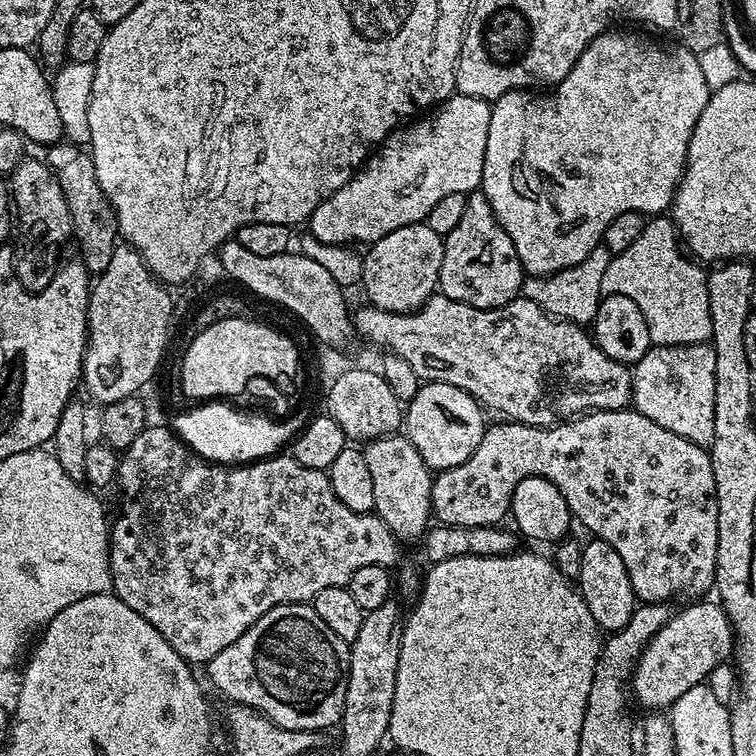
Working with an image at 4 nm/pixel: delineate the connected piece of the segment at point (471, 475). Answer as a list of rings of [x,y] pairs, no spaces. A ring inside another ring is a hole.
[[[631,407],[619,408],[618,410],[602,410],[601,412],[585,412],[579,416],[573,416],[550,428],[535,428],[529,424],[518,424],[515,422],[500,422],[504,424],[489,423],[484,430],[482,442],[478,442],[478,450],[466,458],[458,466],[448,468],[445,472],[436,472],[432,482],[432,514],[441,525],[464,526],[466,528],[477,528],[478,526],[496,526],[500,520],[509,515],[512,507],[512,495],[514,486],[522,482],[522,478],[541,476],[554,486],[566,498],[566,506],[572,511],[575,523],[581,524],[586,531],[595,539],[606,542],[618,550],[622,557],[622,563],[626,566],[626,574],[630,574],[630,582],[636,591],[637,601],[646,604],[663,604],[672,602],[675,596],[684,596],[687,592],[693,592],[693,597],[700,598],[703,592],[712,592],[716,583],[716,559],[718,558],[718,502],[716,501],[716,487],[714,486],[714,470],[712,469],[712,457],[707,447],[690,442],[682,438],[682,434],[674,434],[674,430],[665,430],[658,426],[658,422],[650,422],[641,412]]]

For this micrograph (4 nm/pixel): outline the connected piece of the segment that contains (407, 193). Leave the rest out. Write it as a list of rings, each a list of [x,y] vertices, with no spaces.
[[[453,94],[431,114],[421,115],[390,133],[383,144],[364,161],[359,172],[330,198],[326,198],[306,221],[307,231],[318,242],[371,246],[394,230],[411,224],[423,224],[430,210],[446,194],[465,194],[477,191],[482,184],[486,158],[486,134],[490,134],[492,104],[482,98]]]

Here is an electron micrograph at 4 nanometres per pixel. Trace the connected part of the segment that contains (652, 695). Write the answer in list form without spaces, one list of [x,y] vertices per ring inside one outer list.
[[[692,602],[689,608],[669,615],[668,624],[650,638],[648,647],[640,655],[636,672],[632,676],[631,695],[644,710],[668,710],[686,690],[705,683],[711,672],[733,655],[732,624],[724,612],[723,604]]]

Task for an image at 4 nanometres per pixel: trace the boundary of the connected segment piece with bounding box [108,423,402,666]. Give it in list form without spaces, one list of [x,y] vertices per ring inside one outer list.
[[[153,423],[130,442],[130,446],[123,449],[119,457],[119,467],[116,469],[114,484],[120,487],[120,509],[110,524],[110,543],[108,545],[108,561],[112,571],[111,591],[130,610],[142,614],[170,646],[183,660],[187,660],[189,665],[207,665],[226,646],[238,642],[242,634],[266,610],[270,610],[279,604],[302,604],[310,602],[317,594],[318,590],[326,590],[330,586],[343,588],[354,578],[354,570],[359,570],[361,566],[374,566],[382,564],[392,566],[392,563],[400,556],[401,541],[388,529],[386,522],[382,522],[372,512],[355,512],[346,506],[338,494],[334,494],[334,486],[330,482],[327,471],[314,470],[310,466],[302,466],[290,454],[275,454],[267,459],[260,459],[253,463],[237,463],[229,466],[227,463],[212,463],[197,455],[190,449],[183,440],[174,433],[171,427]]]

